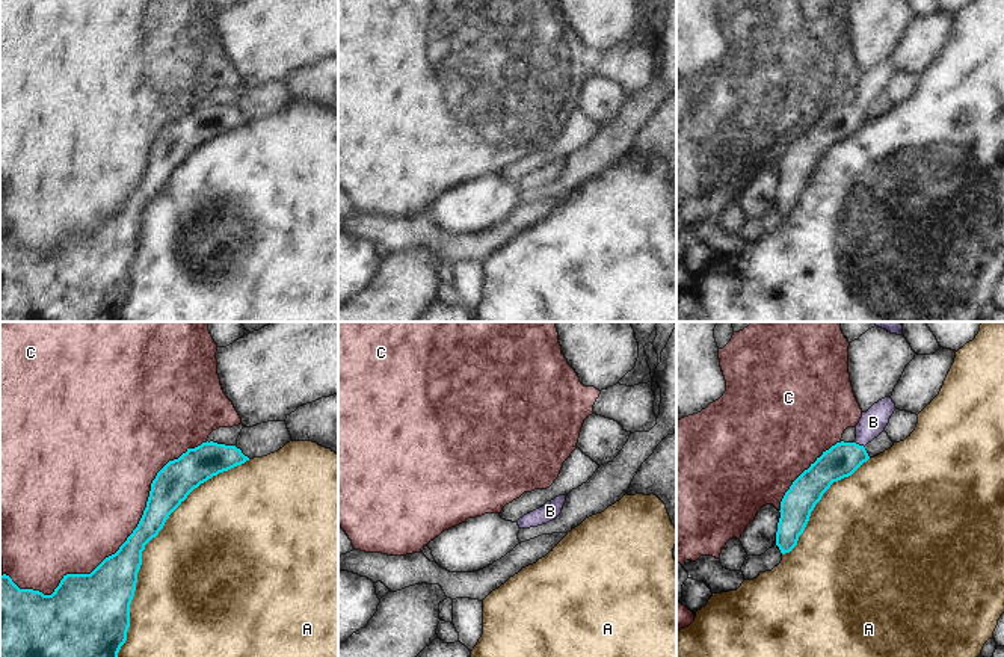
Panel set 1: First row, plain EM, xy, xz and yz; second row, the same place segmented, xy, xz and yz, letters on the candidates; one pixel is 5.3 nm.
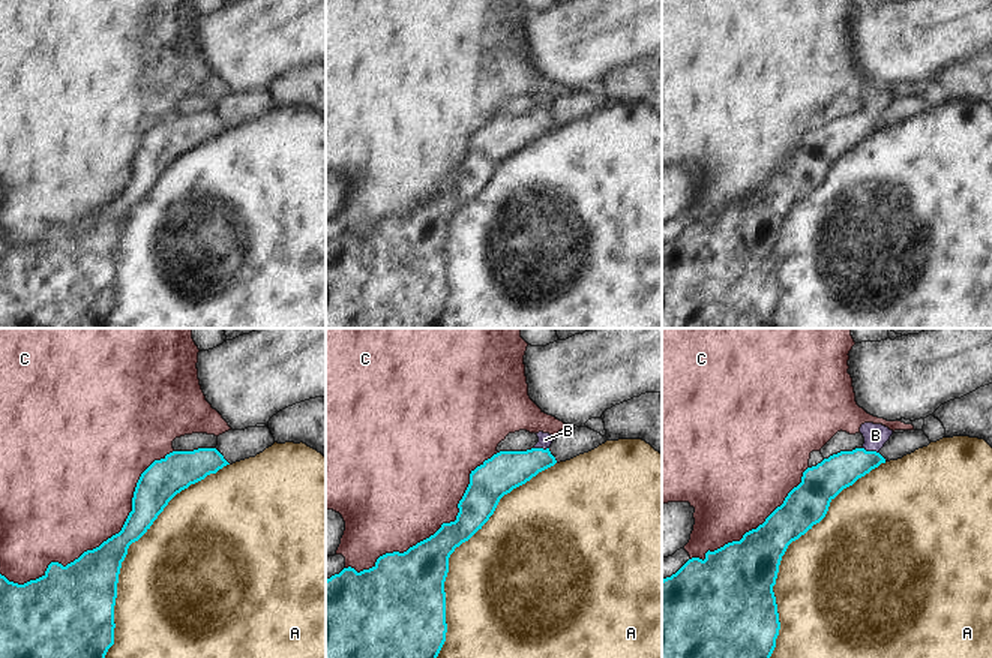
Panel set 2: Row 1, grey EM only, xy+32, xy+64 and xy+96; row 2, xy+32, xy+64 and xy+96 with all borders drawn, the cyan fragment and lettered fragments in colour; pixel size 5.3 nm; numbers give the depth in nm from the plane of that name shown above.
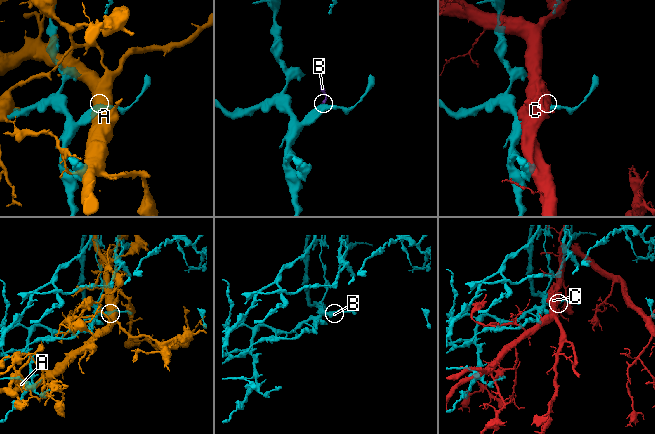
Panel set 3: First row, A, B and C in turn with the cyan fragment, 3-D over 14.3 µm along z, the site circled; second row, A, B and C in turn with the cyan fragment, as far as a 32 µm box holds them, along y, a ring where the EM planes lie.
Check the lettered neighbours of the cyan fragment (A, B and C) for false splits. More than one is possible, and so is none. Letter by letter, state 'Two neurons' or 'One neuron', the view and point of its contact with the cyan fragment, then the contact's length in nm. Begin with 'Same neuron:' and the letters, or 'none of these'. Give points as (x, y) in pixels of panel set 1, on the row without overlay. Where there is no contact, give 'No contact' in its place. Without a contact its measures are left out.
Same neuron: B
A: Two neurons. Touches cyan at xy (144, 209). Shared border 1250 nm
B: One neuron. Touches cyan at yz (858, 106). Shared border 70 nm
C: Two neurons. Touches cyan at xy (121, 207). Shared border 1300 nm.

